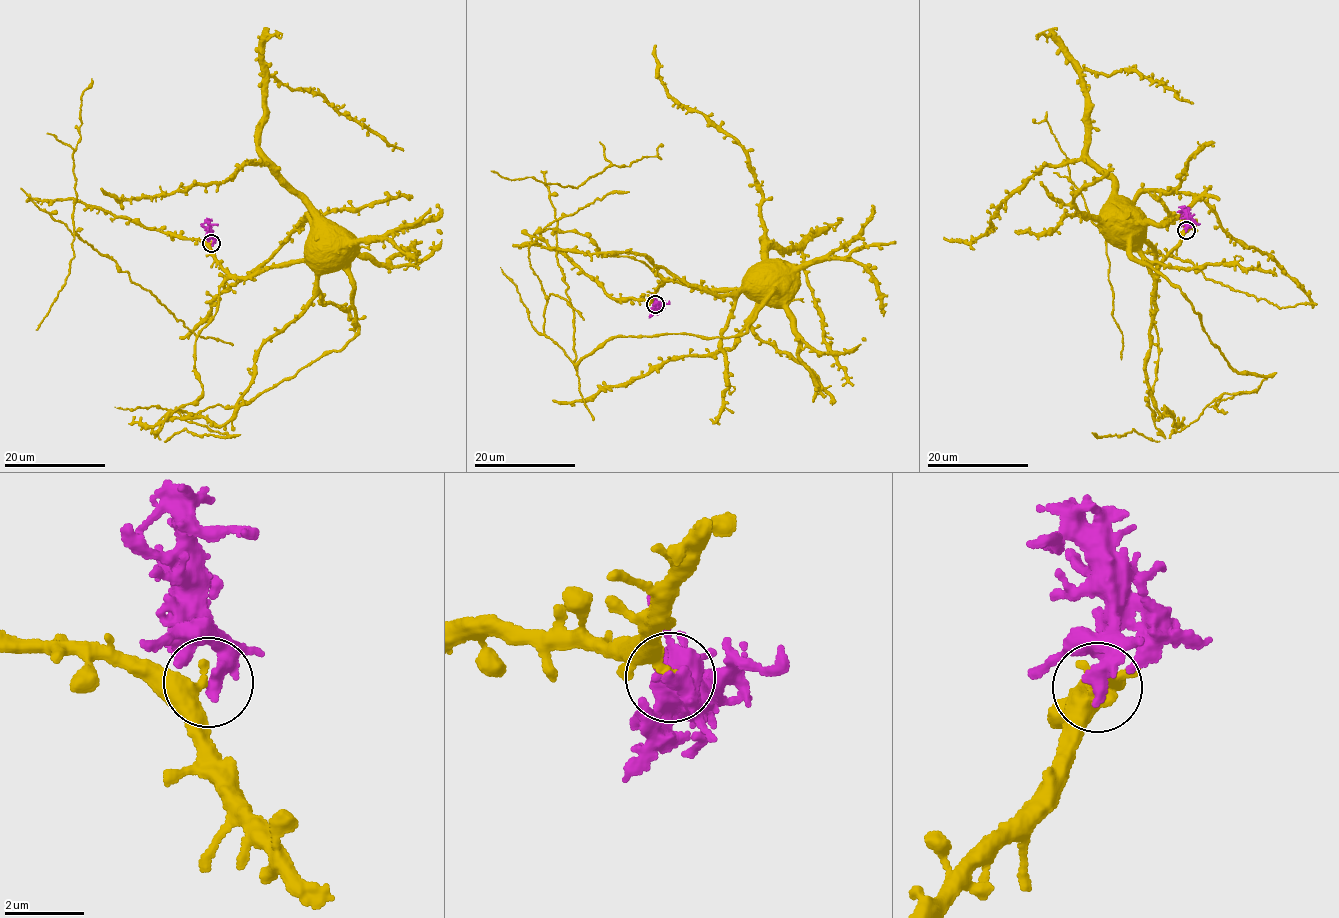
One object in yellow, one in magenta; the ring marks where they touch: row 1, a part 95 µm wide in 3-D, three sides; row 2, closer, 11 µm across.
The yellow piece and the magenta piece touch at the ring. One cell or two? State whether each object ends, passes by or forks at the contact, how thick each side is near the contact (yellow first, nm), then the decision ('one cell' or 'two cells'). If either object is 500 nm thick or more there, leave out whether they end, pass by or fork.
yellow passes by; magenta ends there; 340 nm thick on the yellow side, 400 nm on the other; two cells

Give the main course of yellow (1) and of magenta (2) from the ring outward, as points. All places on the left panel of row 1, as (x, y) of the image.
1: (211, 243), (210, 253), (224, 269), (237, 276), (275, 266), (319, 261)
2: (212, 244), (208, 229), (209, 225), (216, 224)

